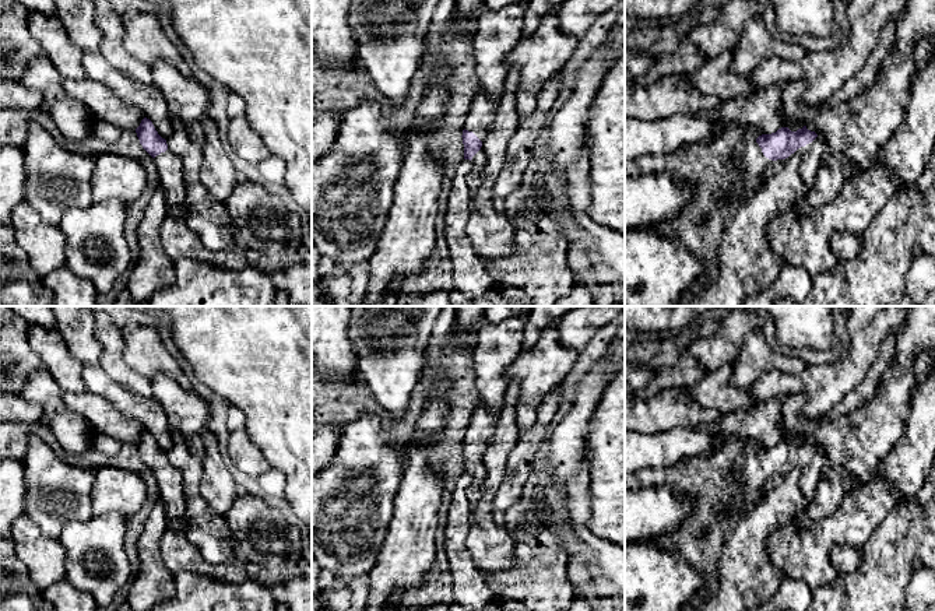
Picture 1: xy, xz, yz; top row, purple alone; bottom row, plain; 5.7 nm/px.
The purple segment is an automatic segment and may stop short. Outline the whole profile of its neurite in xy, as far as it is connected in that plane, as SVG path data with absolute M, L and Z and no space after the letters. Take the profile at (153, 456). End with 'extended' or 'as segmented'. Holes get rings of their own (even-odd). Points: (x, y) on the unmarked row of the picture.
M144 431L136 446L143 461L154 471L159 488L159 499L166 509L168 526L184 533L187 517L182 471L168 463L166 453L158 447L150 432Z | extended

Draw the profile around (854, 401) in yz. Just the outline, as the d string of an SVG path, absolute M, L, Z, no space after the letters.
M894 327L886 340L880 344L879 354L872 362L869 371L862 378L861 383L850 391L837 405L834 405L823 418L834 421L841 415L855 417L876 394L882 375L889 369L896 357L896 333Z

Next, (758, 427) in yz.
M780 396L764 403L756 403L748 410L724 415L717 421L700 425L697 429L710 435L725 433L738 439L745 449L756 453L762 447L776 446L783 440L783 404L788 396Z

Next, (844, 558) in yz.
M833 545L830 548L830 561L839 575L851 573L860 566L862 547Z

